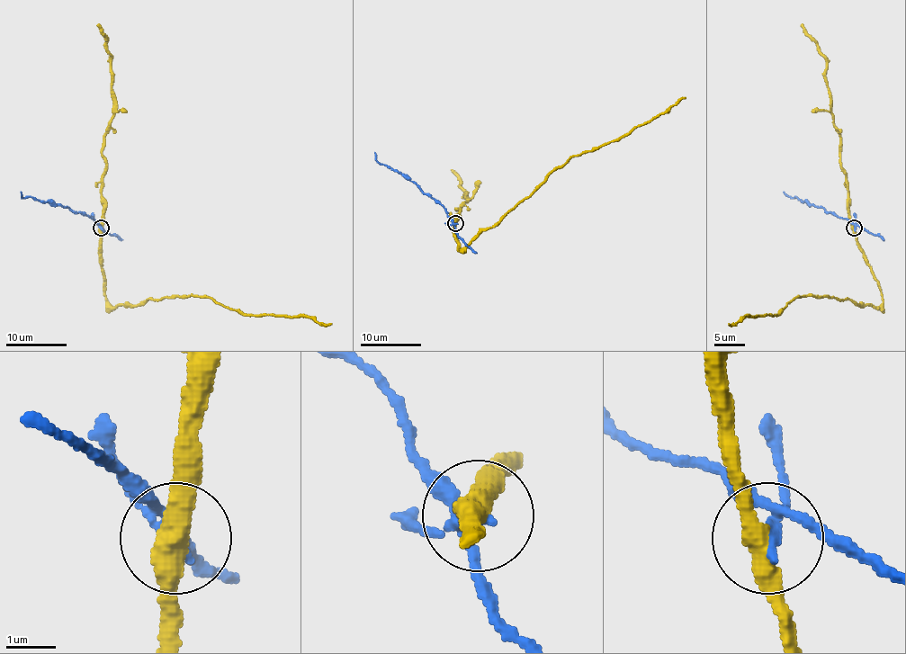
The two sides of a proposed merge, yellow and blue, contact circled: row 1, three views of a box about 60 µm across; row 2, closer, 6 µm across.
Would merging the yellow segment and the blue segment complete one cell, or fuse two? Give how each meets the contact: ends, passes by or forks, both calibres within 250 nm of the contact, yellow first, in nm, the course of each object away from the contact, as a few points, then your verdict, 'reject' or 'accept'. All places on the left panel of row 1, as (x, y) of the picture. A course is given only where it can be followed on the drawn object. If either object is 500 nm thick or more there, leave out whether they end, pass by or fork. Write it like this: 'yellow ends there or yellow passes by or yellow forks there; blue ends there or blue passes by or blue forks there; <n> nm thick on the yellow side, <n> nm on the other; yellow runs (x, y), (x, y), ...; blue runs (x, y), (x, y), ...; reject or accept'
yellow passes by; blue forks there; 440 nm thick on the yellow side, 140 nm on the other; yellow runs (102, 228), (103, 288), (111, 306), (203, 295), (255, 315), (312, 317), (332, 323); blue runs (102, 228), (86, 215), (74, 213), (68, 207), (51, 205), (31, 196), (24, 198), (21, 192); reject

